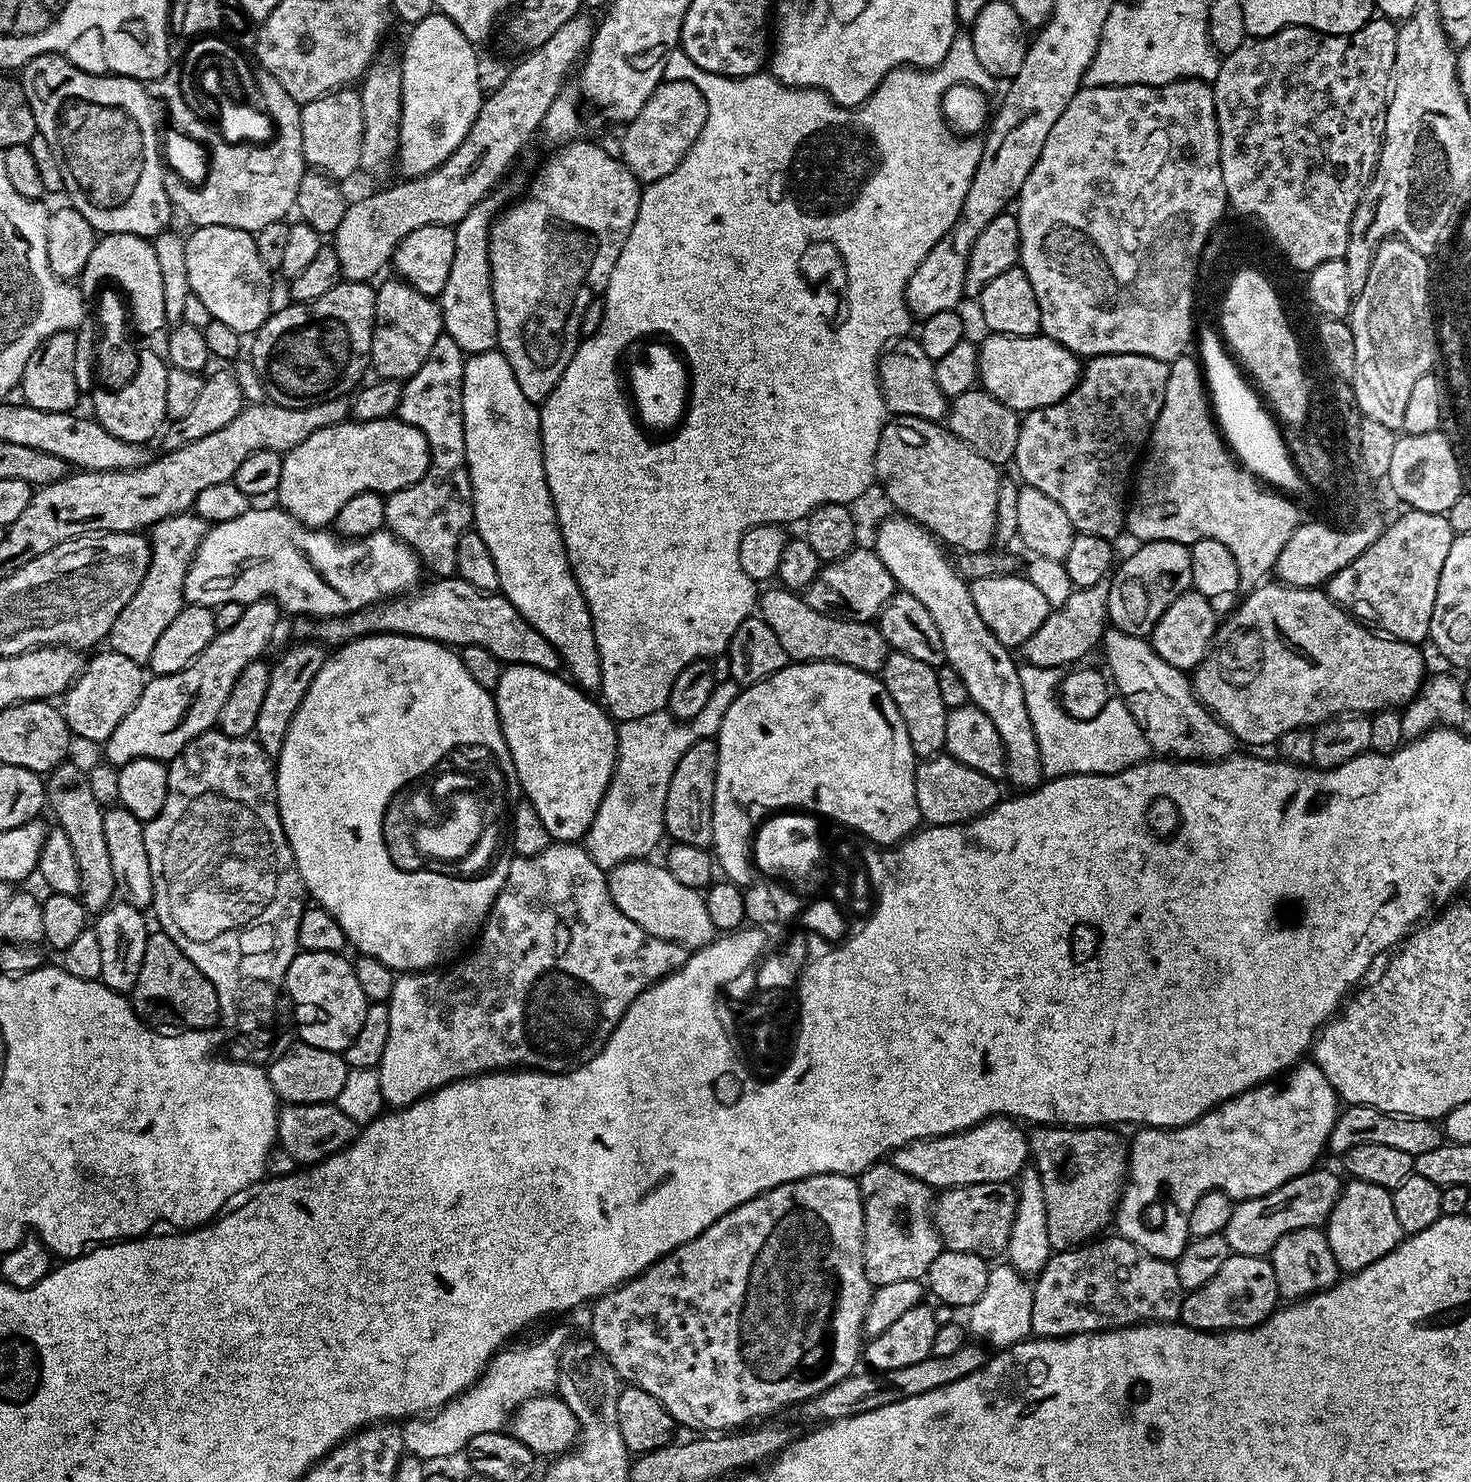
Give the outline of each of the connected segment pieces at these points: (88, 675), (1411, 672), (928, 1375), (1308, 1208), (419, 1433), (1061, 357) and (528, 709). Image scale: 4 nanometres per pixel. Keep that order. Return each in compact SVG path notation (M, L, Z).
M111 650L103 651L85 663L80 677L62 697L62 711L73 737L93 740L96 746L103 745L114 734L118 722L134 710L146 683L145 669L138 662L130 662L130 658Z
M1283 582L1276 584L1261 583L1253 587L1252 592L1232 612L1228 621L1217 627L1216 634L1212 638L1212 646L1204 656L1204 661L1191 673L1190 679L1197 700L1208 709L1212 715L1217 716L1225 724L1232 735L1241 745L1244 744L1272 744L1275 745L1286 734L1286 730L1295 728L1311 729L1323 720L1331 720L1334 716L1345 714L1375 714L1384 711L1385 708L1399 709L1407 705L1420 693L1426 679L1424 672L1424 656L1415 644L1407 644L1404 640L1394 640L1387 634L1381 634L1371 627L1363 628L1357 617L1349 614L1341 605L1337 604L1327 591L1320 588L1291 588Z
M965 1342L962 1350L948 1354L946 1358L931 1355L922 1358L922 1362L913 1362L911 1366L898 1366L898 1370L885 1372L857 1370L851 1376L842 1378L842 1382L830 1386L830 1390L822 1390L822 1394L795 1405L790 1415L796 1420L827 1422L841 1420L854 1414L866 1414L870 1410L878 1410L878 1406L890 1406L890 1402L902 1402L906 1398L914 1398L914 1394L926 1394L930 1390L938 1390L938 1386L950 1386L950 1382L958 1382L958 1378L974 1374L974 1370L984 1365L988 1358L989 1353L983 1343Z
M1317 1166L1298 1178L1290 1178L1290 1182L1278 1186L1278 1190L1270 1190L1270 1194L1239 1201L1223 1230L1230 1250L1237 1256L1267 1257L1282 1234L1327 1225L1330 1212L1340 1197L1341 1187L1342 1180L1334 1173L1327 1172L1324 1166Z
M560 1328L545 1334L525 1348L505 1347L493 1356L484 1375L460 1396L443 1408L423 1418L409 1418L402 1424L402 1442L407 1455L422 1461L440 1460L443 1456L463 1453L474 1434L499 1432L509 1423L510 1414L531 1396L548 1394L556 1388L560 1369L560 1347L566 1337Z
M1001 332L985 335L984 341L979 341L976 349L976 375L979 387L989 392L998 402L1010 406L1017 414L1033 412L1046 406L1054 406L1080 381L1082 371L1081 357L1071 352L1066 346L1054 342L1048 336L1037 334L1034 336L1007 336Z
M510 664L501 671L500 681L494 693L496 713L500 719L500 729L506 738L506 748L510 750L514 780L520 783L520 788L524 791L521 792L523 799L529 800L534 806L534 810L538 810L538 818L542 818L542 826L546 826L546 830L551 834L553 841L556 842L583 841L586 830L590 830L590 822L594 822L594 814L598 814L598 806L602 806L602 798L610 786L610 778L614 774L614 766L616 765L617 725L612 717L608 715L603 703L596 701L595 704L584 692L587 691L581 690L575 683L565 679L563 675L547 672L534 666L526 666L525 664Z

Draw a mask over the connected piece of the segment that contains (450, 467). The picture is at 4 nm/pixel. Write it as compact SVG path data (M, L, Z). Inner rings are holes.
M446 334L434 342L430 358L400 390L400 404L396 416L414 426L428 443L428 469L418 482L391 493L385 499L387 531L409 544L420 555L423 567L440 578L448 578L456 571L458 538L473 527L472 483L466 462L466 438L462 414L462 386L466 354Z

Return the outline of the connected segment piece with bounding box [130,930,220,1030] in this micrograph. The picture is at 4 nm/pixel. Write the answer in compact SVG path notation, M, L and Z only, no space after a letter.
M159 930L148 937L146 954L142 954L142 970L138 970L138 982L132 987L130 1000L140 1010L151 1004L165 1004L188 1030L216 1028L220 1020L218 994L210 978L206 978L206 974L202 974L202 970L198 970L198 966L194 966L186 954L182 954L179 946Z

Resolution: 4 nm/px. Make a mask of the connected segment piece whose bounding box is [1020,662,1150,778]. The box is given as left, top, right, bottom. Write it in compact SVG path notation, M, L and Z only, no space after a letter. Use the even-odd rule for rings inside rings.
M1024 662L1020 664L1020 677L1022 698L1026 698L1026 714L1030 714L1030 726L1034 726L1034 738L1038 742L1045 777L1114 774L1149 759L1148 734L1137 713L1123 699L1110 698L1102 714L1089 720L1079 720L1066 714L1060 705L1058 689L1062 676L1057 669Z

